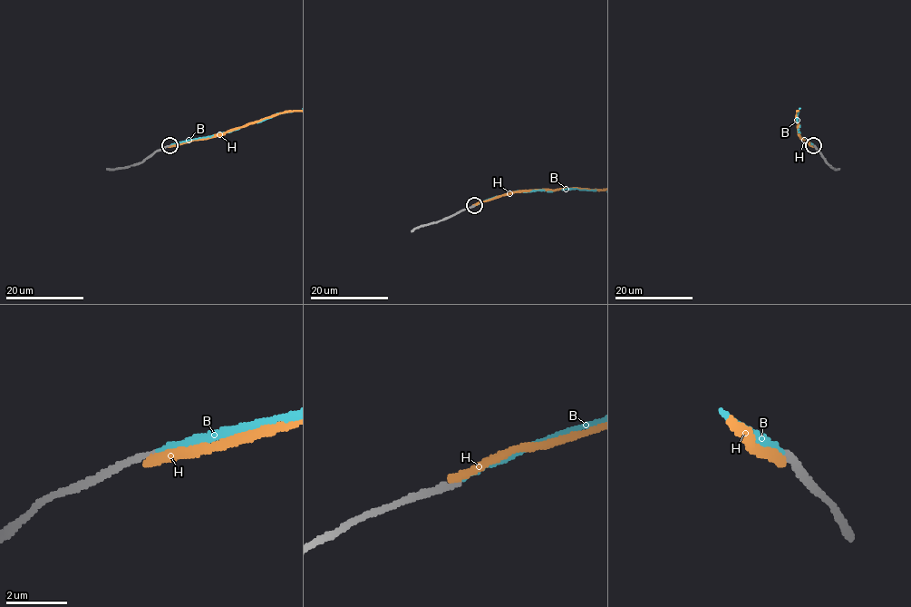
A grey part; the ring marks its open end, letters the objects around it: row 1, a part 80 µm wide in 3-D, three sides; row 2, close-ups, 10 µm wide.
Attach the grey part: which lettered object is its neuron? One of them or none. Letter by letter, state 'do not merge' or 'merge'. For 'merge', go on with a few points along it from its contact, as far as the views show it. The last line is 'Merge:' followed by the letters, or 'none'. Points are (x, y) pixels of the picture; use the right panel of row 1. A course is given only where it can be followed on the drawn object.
B: merge
H: do not merge
Merge: B

